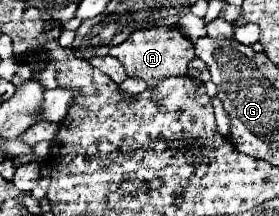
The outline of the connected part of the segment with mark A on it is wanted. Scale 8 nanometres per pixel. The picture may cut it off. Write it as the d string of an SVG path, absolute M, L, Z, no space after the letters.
M151 27L131 33L123 43L111 47L111 57L119 59L129 77L141 77L149 87L155 87L169 75L187 75L187 63L195 57L193 43L177 27Z

